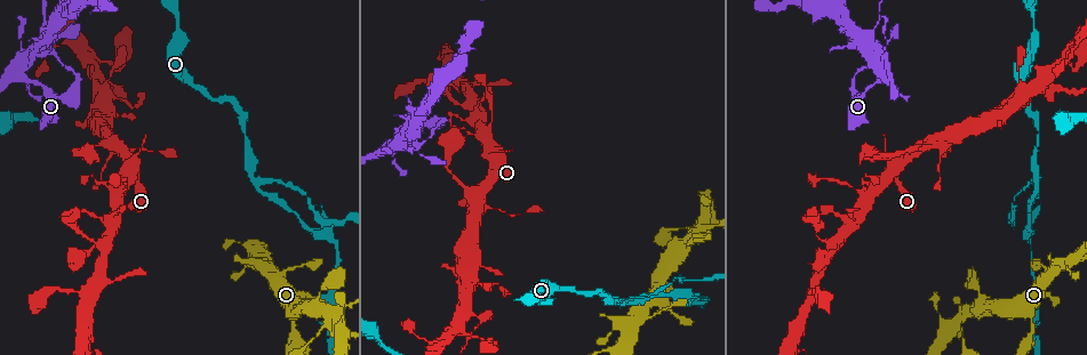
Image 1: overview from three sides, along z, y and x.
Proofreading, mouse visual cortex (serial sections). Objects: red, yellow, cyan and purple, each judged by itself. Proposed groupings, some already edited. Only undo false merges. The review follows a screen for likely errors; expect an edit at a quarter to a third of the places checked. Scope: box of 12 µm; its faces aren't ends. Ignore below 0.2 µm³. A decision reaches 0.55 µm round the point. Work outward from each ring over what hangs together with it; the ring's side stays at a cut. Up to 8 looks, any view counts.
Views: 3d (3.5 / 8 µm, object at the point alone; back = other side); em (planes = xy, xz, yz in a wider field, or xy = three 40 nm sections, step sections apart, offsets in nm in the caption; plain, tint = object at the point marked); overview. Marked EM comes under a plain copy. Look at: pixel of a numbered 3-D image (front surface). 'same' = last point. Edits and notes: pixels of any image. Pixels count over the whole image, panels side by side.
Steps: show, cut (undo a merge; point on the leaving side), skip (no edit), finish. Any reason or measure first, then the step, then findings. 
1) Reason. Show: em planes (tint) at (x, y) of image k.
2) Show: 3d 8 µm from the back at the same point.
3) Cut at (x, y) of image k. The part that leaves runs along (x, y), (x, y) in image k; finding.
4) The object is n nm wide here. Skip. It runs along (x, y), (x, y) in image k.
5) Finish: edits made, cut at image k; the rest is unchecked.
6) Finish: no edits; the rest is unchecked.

Branch point. Show: 3d 3.5 µm at (623, 302) of image 1.

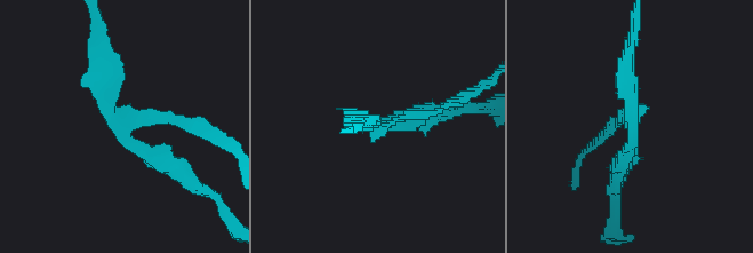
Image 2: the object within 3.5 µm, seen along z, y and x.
3 arms meet here; the arms are 150, 200, 250 nm wide. Show: em xy step 1 (tint) at (629, 125) of image 2.

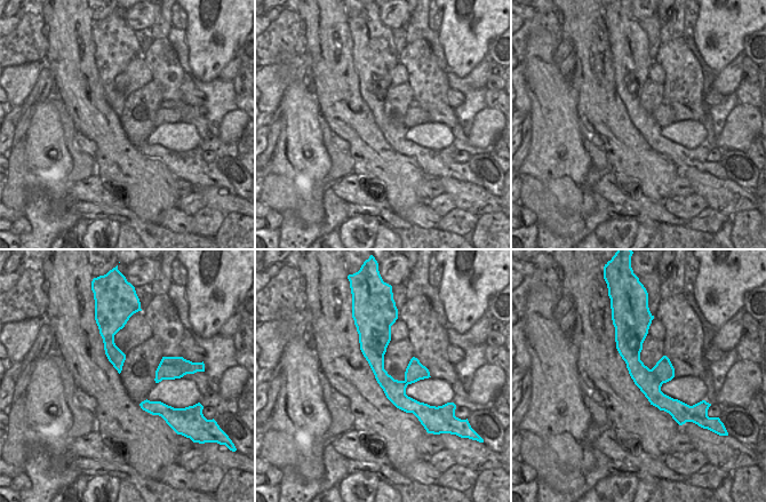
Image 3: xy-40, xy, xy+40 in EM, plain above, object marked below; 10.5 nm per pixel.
Cut at (168, 118) of image 2. The part that leaves runs along (134, 121), (176, 118), (229, 145) in image 2; two cells meet here.

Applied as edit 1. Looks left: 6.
Redraw. Show: overview.

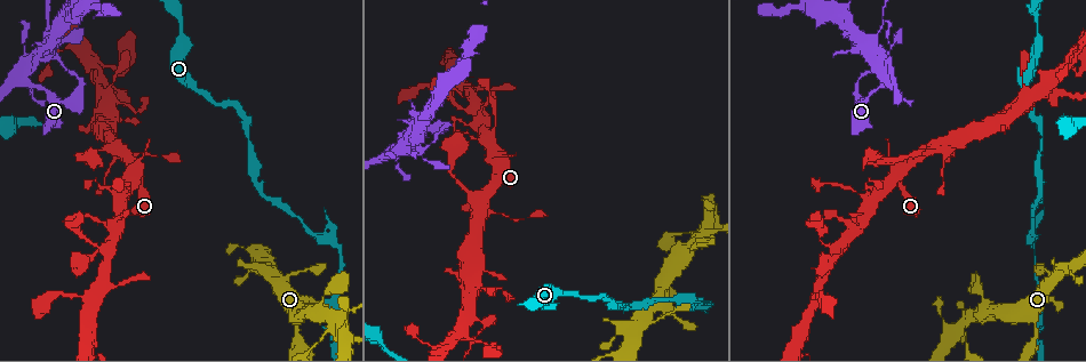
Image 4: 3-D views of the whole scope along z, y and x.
Calibre changes. Show: em xy step 2 (tint) at (482, 195) of image 4.

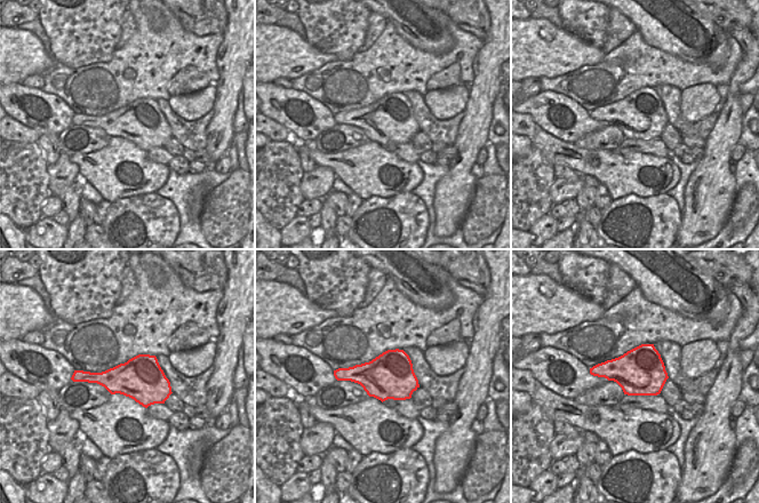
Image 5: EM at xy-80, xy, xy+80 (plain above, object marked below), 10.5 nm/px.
See where the arms go. Show: 3d 3.5 µm at the same point.

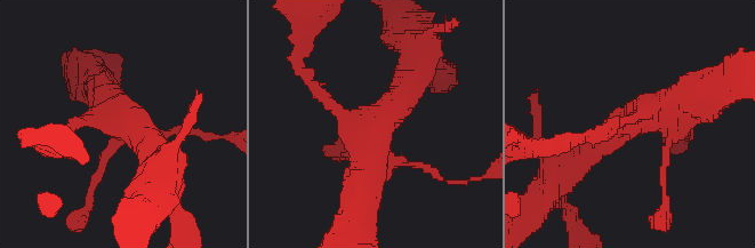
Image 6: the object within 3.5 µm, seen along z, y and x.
Skip. It runs along (584, 154), (645, 112), (698, 95) in image 6; one cell here.

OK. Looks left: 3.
Three arms meet. Show: 3d 3.5 µm at (26, 81) of image 4.

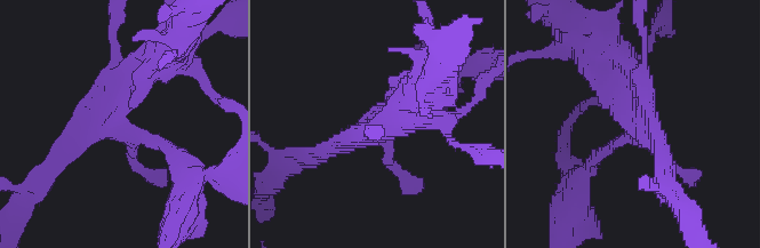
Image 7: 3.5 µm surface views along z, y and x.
Now the EM. Show: em xy step 3 (tint) at (636, 128) of image 7.

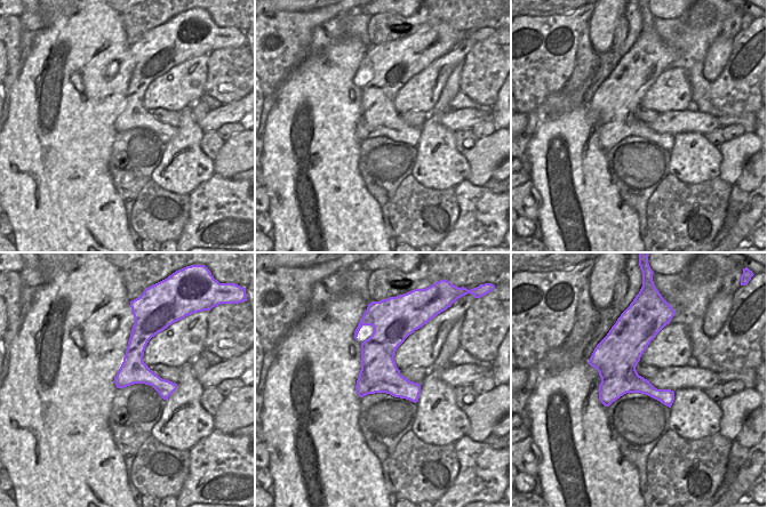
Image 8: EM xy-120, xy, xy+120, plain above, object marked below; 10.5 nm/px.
Show: em xy step 2 (tint) at the same point.

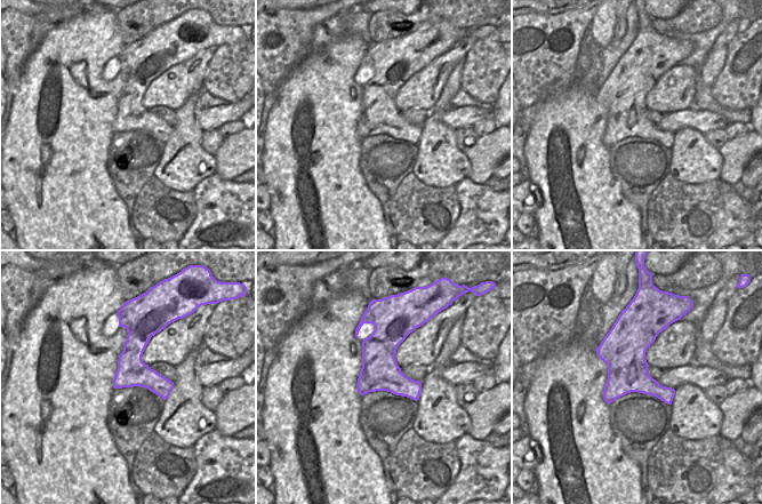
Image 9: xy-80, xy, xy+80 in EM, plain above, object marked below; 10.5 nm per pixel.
Skip. It runs along (175, 154), (109, 116), (141, 70) in image 7; continuous, no second cell.

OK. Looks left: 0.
Finish: edits made, cut at image 2; the rest is unchecked.

